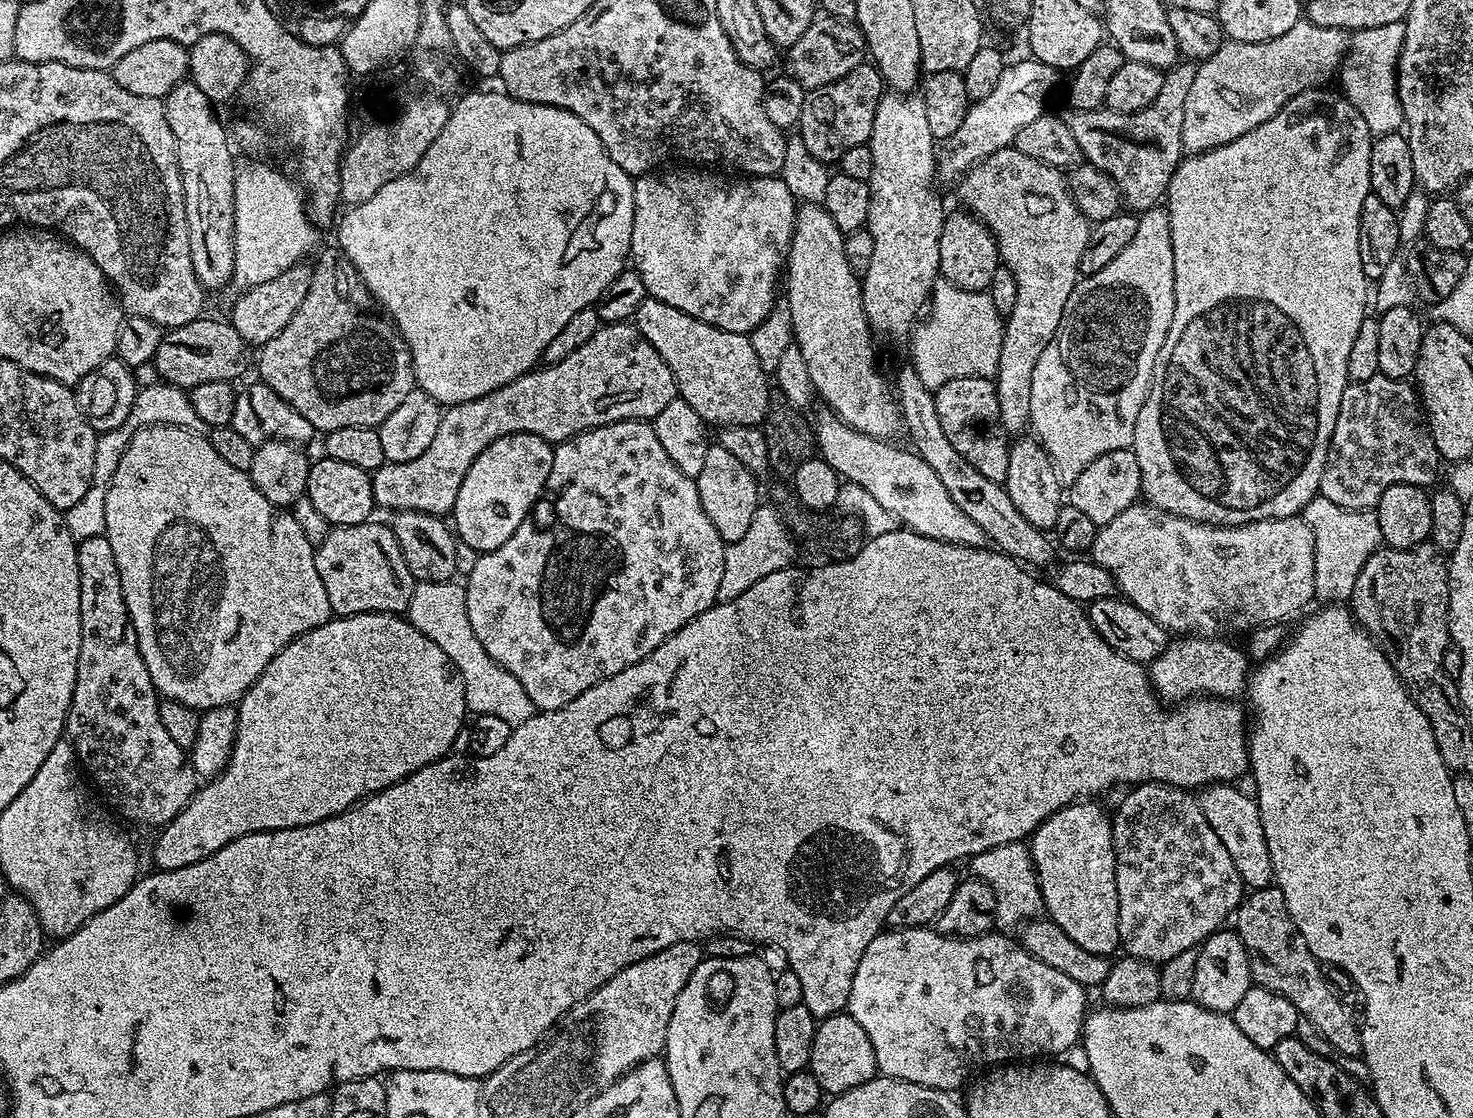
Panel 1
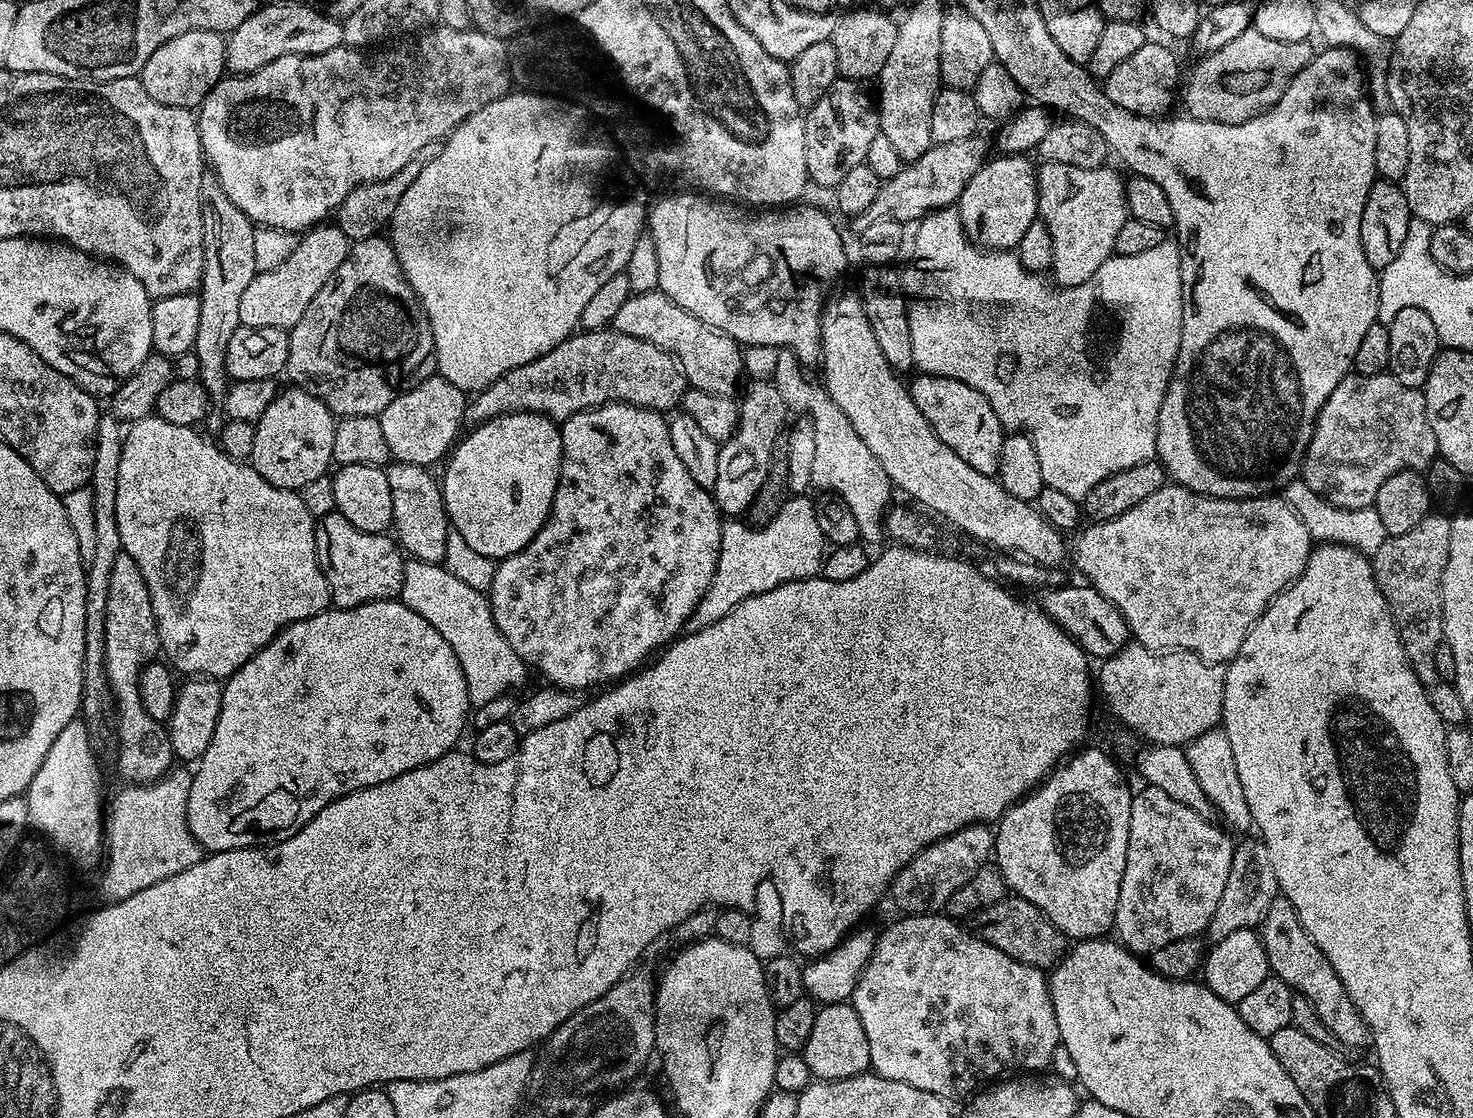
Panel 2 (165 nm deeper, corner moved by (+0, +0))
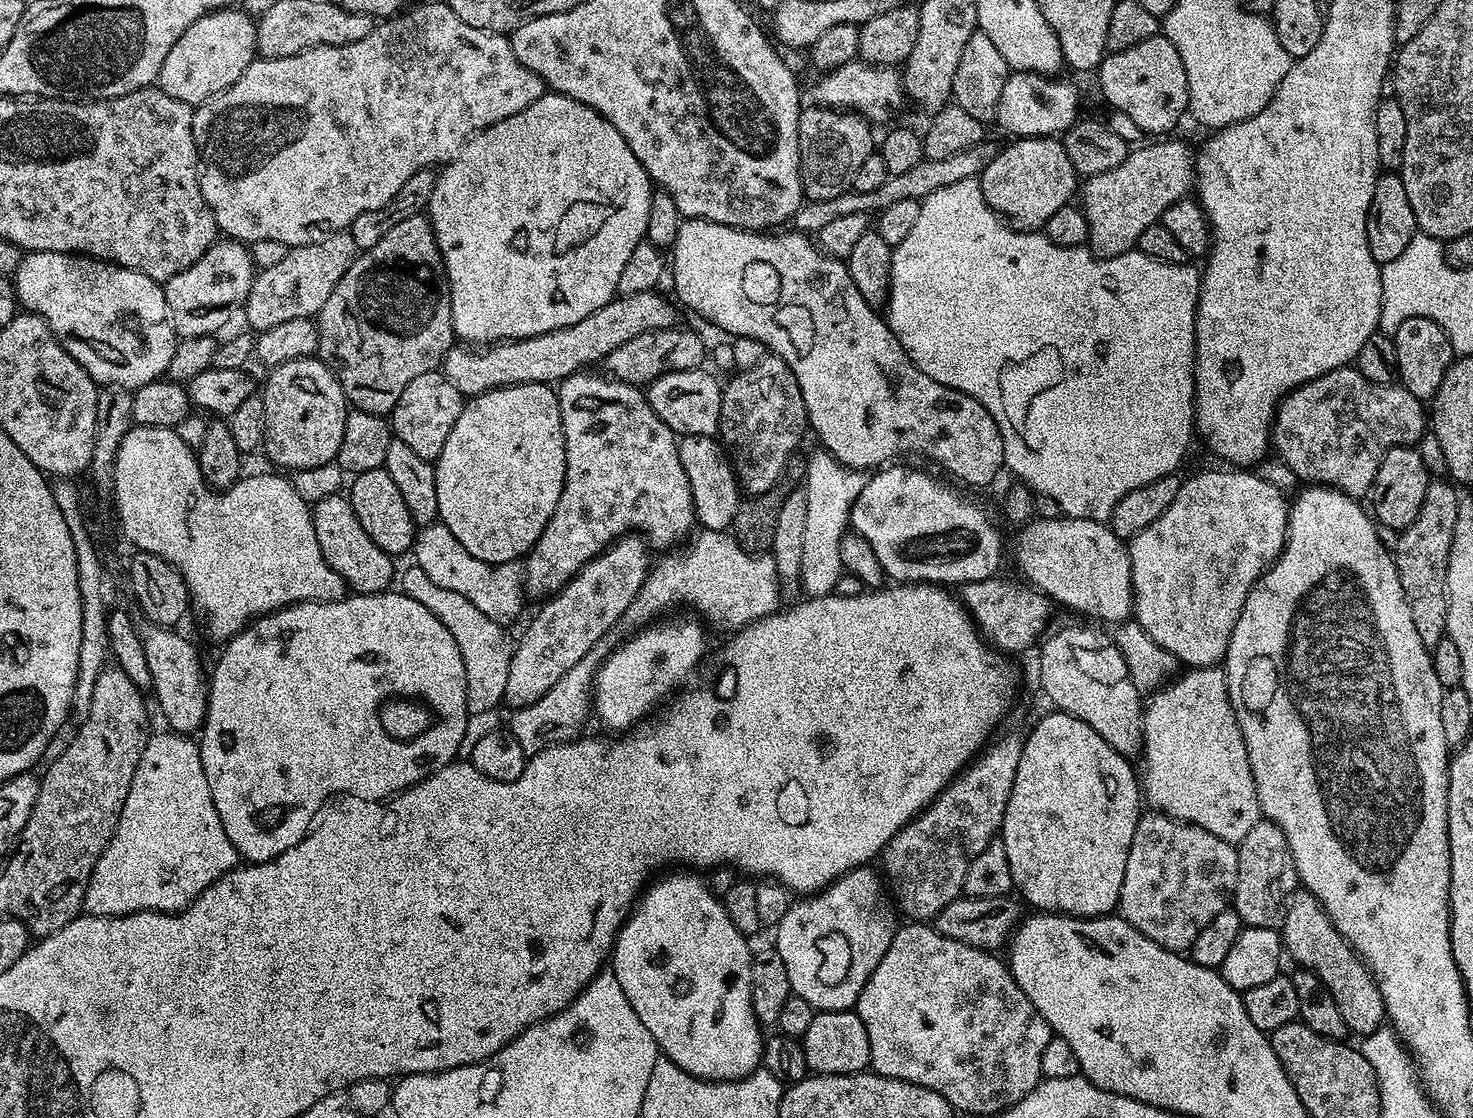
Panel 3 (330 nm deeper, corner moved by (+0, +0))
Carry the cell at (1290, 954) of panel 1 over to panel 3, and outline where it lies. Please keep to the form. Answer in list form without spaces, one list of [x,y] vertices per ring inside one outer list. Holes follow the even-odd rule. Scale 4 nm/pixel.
[[[1303,886],[1291,893],[1284,913],[1282,944],[1287,955],[1289,952],[1297,960],[1295,963],[1299,967],[1308,968],[1322,978],[1326,990],[1334,994],[1334,1002],[1338,1002],[1338,1010],[1342,1010],[1342,1018],[1346,1018],[1349,1033],[1356,1035],[1357,1032],[1357,1037],[1363,1038],[1385,1023],[1384,999],[1376,977],[1336,929],[1318,898]]]

